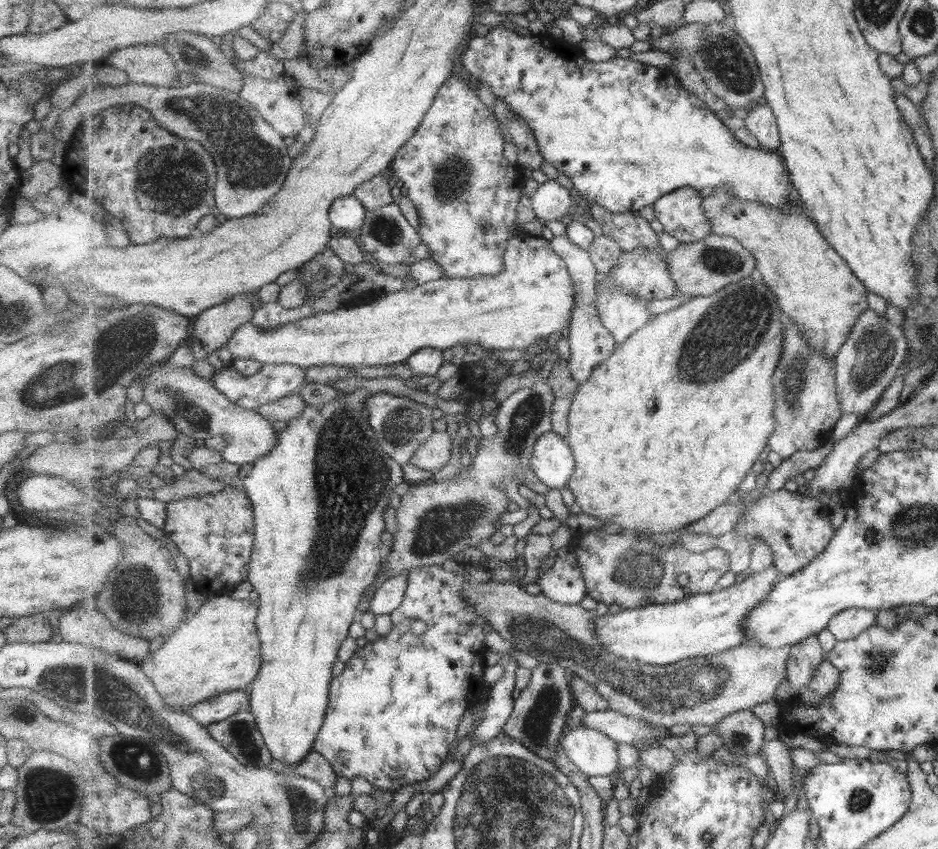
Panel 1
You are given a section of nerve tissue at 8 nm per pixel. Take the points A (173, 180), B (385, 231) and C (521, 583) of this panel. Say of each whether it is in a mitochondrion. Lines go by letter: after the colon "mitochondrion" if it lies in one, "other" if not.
A: mitochondrion
B: mitochondrion
C: other

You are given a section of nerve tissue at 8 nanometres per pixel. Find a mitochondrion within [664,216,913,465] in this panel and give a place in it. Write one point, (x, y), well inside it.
(728, 330)

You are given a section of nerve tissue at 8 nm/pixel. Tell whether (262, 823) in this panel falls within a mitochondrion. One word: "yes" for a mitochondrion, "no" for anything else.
yes

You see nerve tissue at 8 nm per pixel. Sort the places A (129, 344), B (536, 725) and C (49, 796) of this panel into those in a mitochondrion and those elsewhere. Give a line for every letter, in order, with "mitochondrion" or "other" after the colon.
A: mitochondrion
B: mitochondrion
C: mitochondrion

